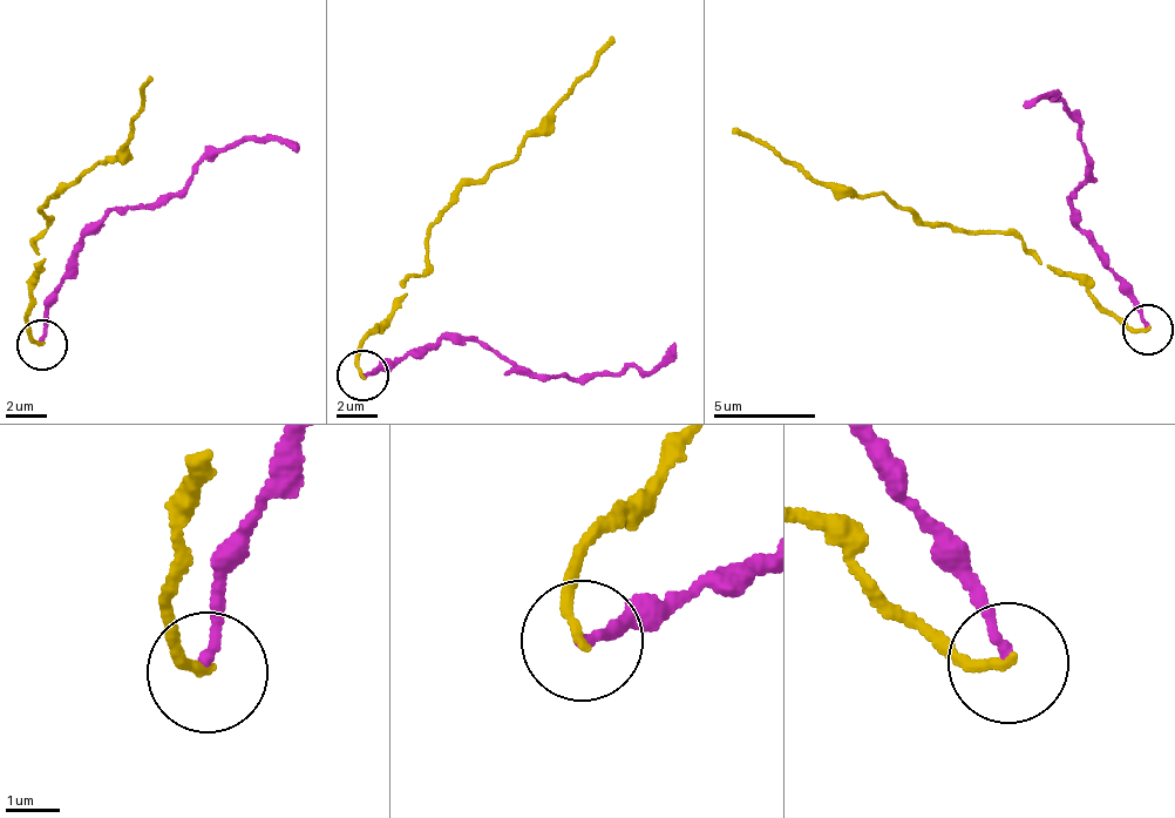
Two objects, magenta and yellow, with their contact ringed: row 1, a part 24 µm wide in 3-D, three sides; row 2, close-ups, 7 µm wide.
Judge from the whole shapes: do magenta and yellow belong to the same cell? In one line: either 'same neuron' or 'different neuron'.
different neuron

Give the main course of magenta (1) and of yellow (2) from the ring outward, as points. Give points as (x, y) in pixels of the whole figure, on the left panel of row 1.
1: (42, 343), (49, 301), (87, 234), (111, 213), (180, 191), (203, 159), (250, 139), (276, 139), (293, 147)
2: (42, 343), (33, 339), (26, 309), (48, 218), (38, 210), (97, 161), (115, 157), (149, 74)

